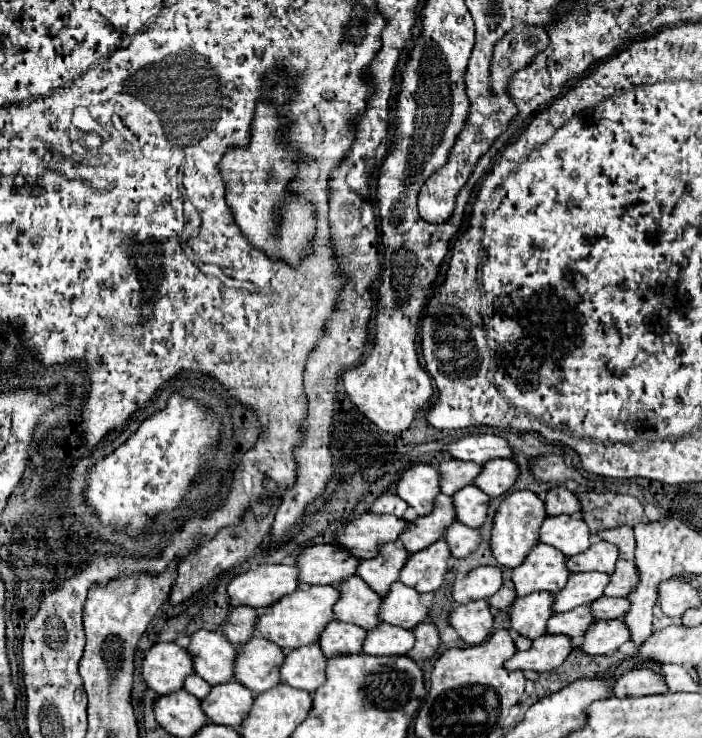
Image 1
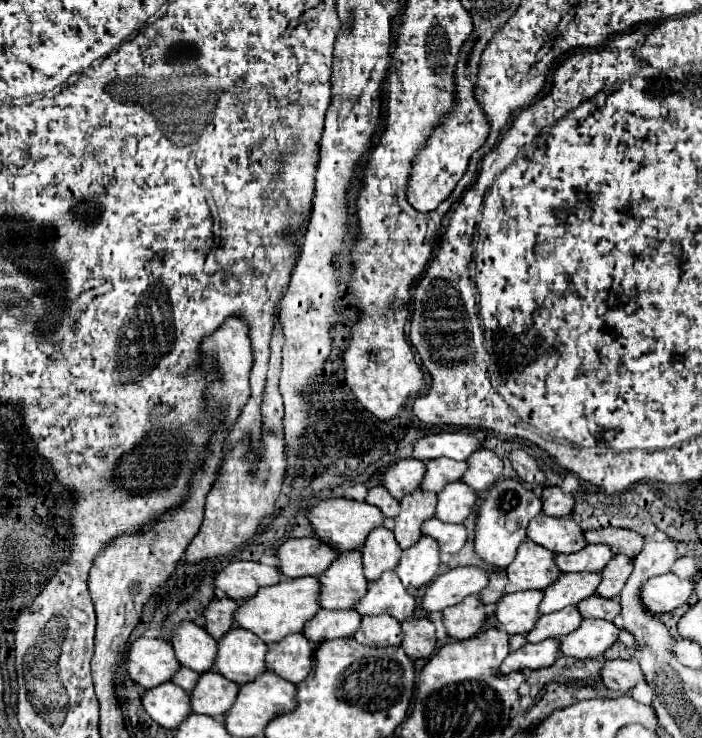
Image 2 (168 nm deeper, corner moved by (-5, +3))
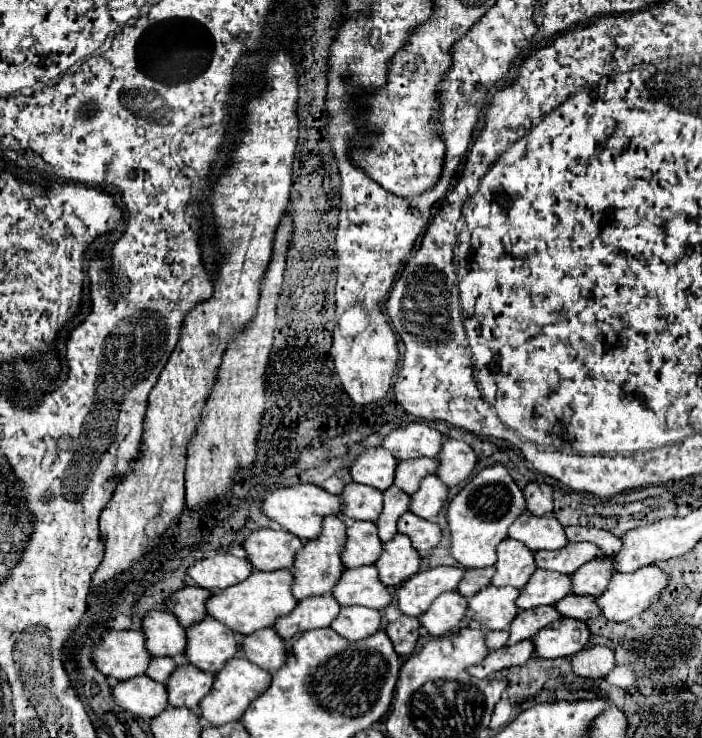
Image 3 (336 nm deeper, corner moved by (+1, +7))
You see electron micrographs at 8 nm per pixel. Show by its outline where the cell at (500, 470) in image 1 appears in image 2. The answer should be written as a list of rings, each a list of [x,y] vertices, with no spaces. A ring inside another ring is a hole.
[[[479,448],[477,452],[473,452],[467,458],[467,464],[469,468],[461,480],[475,492],[487,490],[491,484],[495,484],[501,478],[501,472],[503,472],[503,460],[495,452],[485,448]]]

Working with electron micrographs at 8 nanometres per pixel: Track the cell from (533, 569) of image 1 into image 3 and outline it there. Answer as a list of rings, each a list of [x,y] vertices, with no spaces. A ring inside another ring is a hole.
[[[507,538],[505,542],[499,544],[497,548],[497,562],[495,562],[495,576],[491,580],[493,586],[513,586],[513,588],[523,588],[529,582],[529,576],[537,570],[533,564],[535,552],[525,548],[519,540]]]

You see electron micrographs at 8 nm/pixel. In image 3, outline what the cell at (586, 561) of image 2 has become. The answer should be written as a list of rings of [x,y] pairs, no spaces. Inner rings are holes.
[[[569,542],[565,548],[549,552],[535,552],[535,564],[543,570],[555,570],[561,574],[573,574],[577,568],[599,556],[599,548],[589,542]]]

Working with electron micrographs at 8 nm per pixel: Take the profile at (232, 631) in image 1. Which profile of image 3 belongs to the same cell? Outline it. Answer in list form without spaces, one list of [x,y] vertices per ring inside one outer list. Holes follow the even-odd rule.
[[[185,586],[181,590],[177,590],[171,600],[171,612],[177,616],[177,620],[189,628],[193,624],[199,624],[201,620],[207,618],[205,612],[205,604],[209,602],[209,592],[205,592],[205,588],[197,588],[197,586]]]

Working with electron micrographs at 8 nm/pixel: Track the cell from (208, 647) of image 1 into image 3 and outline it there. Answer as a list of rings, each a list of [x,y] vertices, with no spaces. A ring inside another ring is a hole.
[[[149,612],[143,618],[143,634],[147,638],[147,650],[153,656],[177,656],[185,654],[187,630],[171,612]]]

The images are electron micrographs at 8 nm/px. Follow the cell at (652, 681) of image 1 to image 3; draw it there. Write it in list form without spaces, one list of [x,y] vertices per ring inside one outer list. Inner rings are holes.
[[[605,646],[587,648],[573,656],[573,672],[587,680],[601,680],[615,668],[615,652]]]

